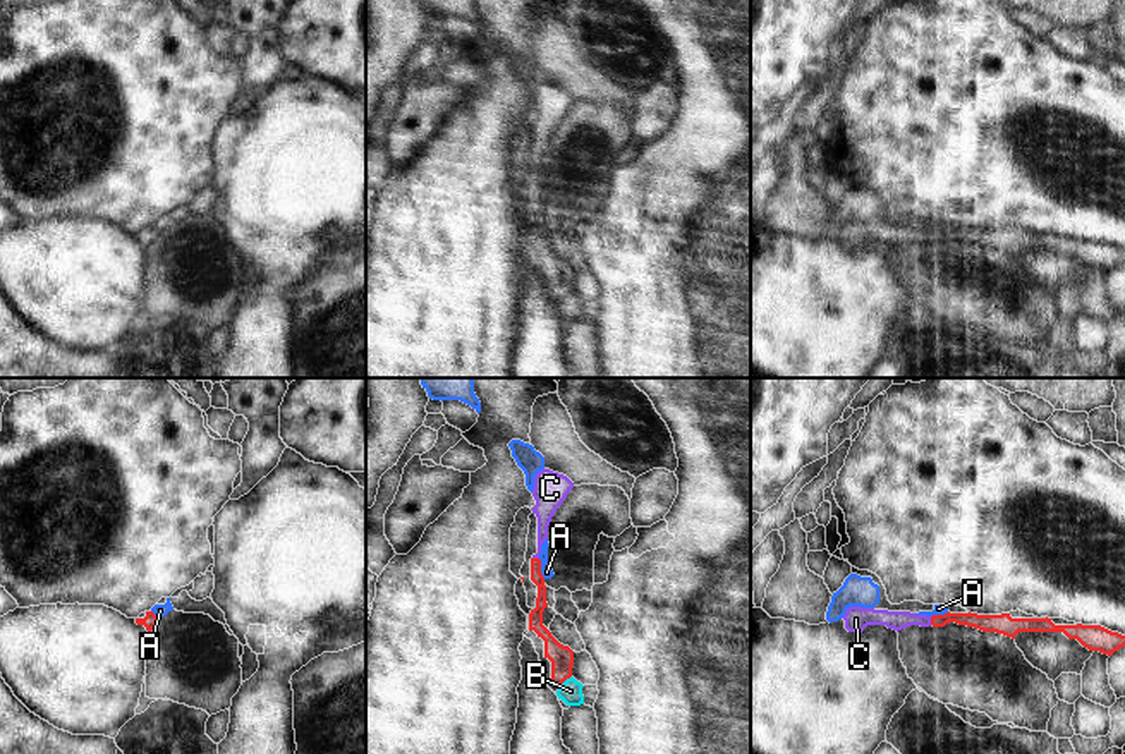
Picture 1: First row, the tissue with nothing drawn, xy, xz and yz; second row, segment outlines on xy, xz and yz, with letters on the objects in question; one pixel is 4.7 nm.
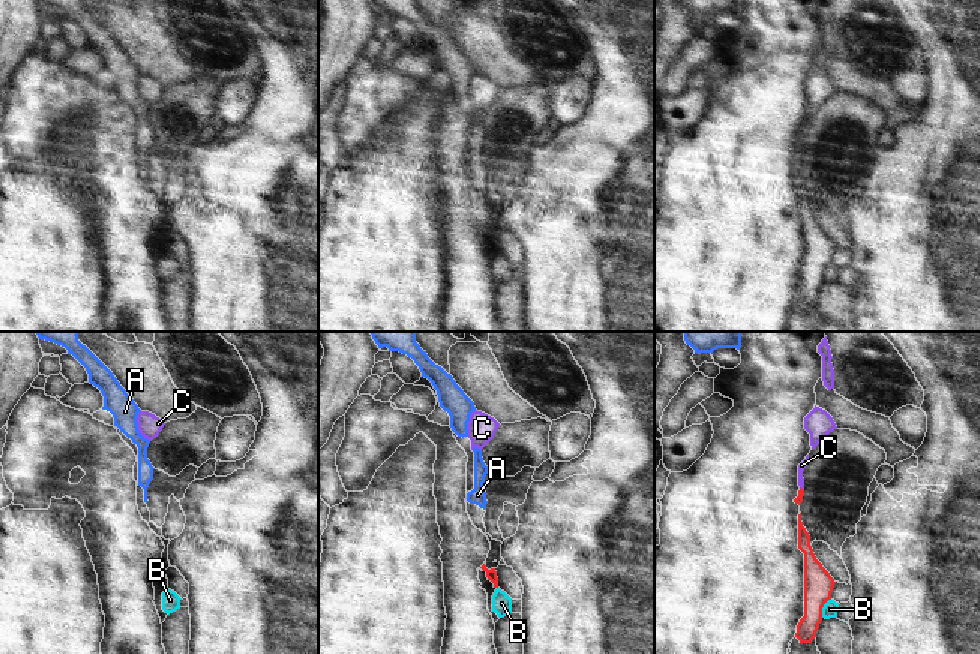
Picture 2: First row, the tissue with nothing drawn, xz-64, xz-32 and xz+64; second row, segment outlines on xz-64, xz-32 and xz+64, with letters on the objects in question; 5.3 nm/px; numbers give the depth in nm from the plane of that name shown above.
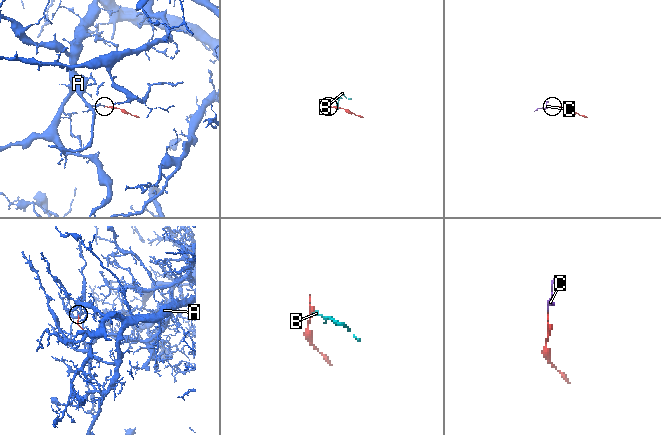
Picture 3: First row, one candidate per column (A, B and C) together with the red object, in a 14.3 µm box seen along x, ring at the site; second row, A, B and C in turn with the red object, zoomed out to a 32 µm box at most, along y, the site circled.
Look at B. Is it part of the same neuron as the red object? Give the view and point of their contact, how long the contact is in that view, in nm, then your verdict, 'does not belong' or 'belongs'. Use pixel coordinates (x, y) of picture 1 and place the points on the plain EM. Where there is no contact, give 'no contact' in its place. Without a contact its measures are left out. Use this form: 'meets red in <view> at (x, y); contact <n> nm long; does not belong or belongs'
meets red in xz at (564, 296); contact 90 nm long; does not belong

